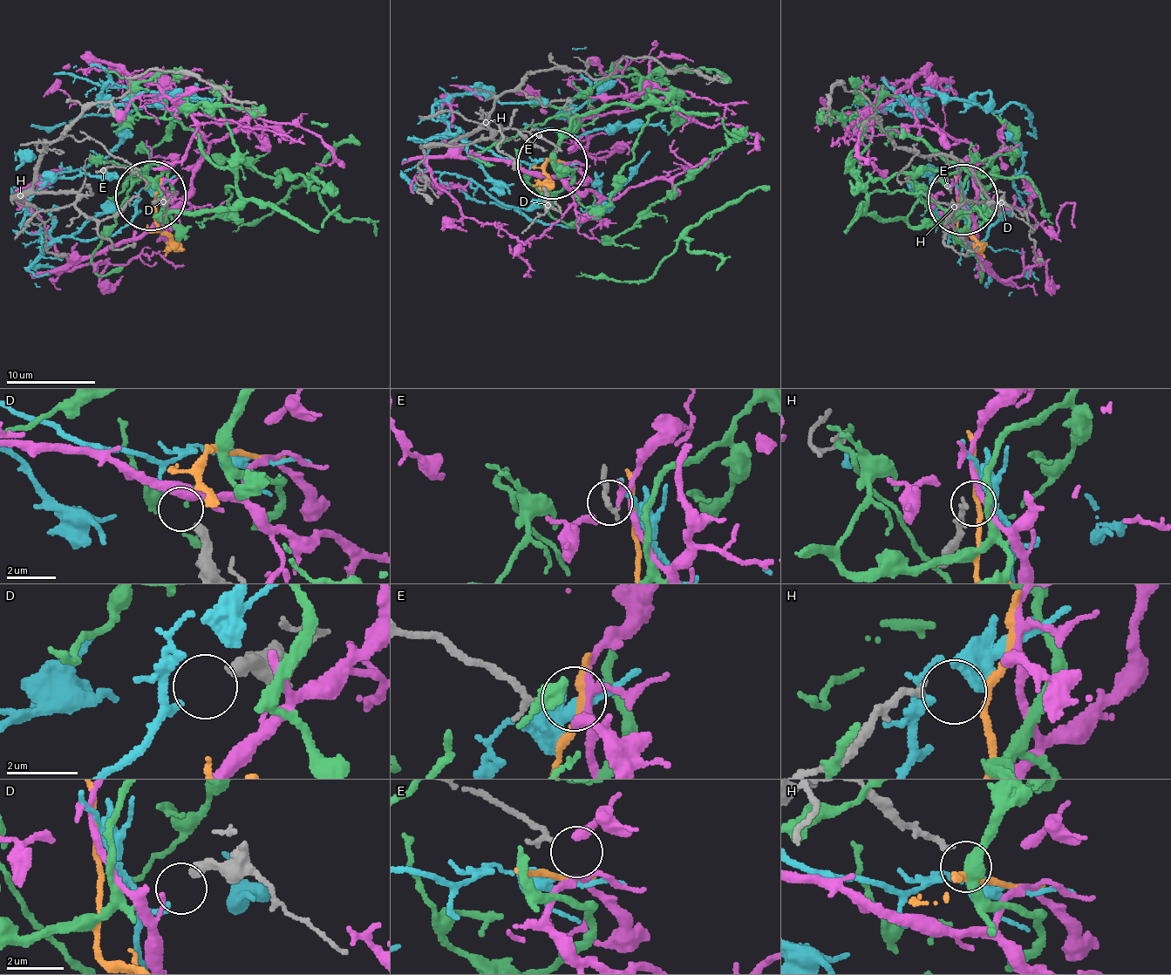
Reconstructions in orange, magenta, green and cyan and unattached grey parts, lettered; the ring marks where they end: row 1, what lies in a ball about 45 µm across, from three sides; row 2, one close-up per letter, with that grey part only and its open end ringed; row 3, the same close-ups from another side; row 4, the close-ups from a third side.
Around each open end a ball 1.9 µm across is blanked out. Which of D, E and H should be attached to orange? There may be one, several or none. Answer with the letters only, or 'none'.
none

